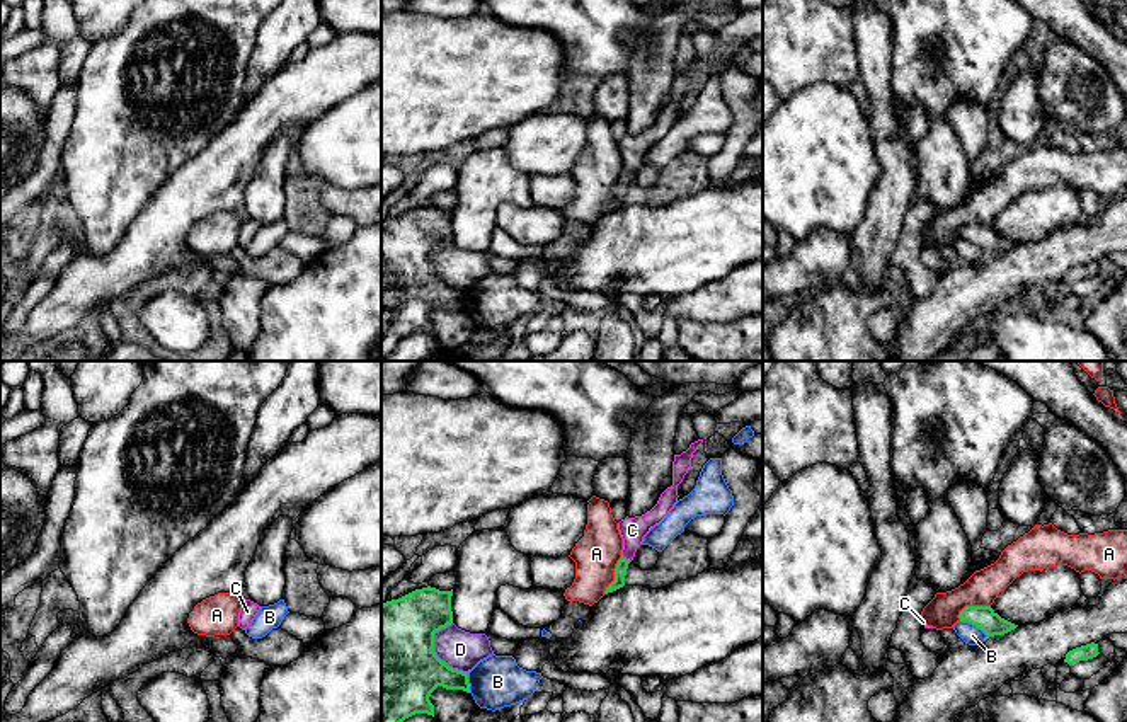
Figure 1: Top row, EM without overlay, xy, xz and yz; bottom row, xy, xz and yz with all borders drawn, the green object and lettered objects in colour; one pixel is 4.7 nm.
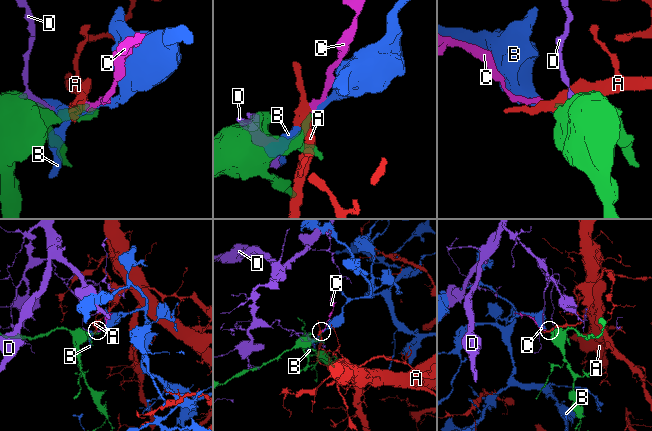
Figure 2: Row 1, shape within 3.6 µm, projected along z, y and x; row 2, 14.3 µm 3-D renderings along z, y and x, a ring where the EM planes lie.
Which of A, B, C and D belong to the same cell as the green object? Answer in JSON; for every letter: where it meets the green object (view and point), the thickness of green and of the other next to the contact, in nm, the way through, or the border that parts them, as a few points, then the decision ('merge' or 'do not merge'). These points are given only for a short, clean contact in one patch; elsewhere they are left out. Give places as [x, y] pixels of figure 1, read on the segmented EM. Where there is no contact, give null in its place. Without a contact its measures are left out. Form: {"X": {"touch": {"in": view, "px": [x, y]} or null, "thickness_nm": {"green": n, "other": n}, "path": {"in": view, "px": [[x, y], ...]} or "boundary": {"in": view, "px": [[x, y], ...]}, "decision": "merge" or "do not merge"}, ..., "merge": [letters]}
{"A": {"touch": {"in": "yz", "px": [972, 607]}, "thickness_nm": {"green": 110, "other": 160}, "boundary": {"in": "yz", "px": [[989, 605], [967, 605], [957, 617]]}, "decision": "do not merge"}, "B": {"touch": {"in": "yz", "px": [974, 624]}, "thickness_nm": {"green": 110, "other": 90}, "decision": "do not merge"}, "C": {"touch": {"in": "xz", "px": [625, 559]}, "thickness_nm": {"green": 60, "other": 120}, "path": {"in": "xz", "px": [[622, 566], [625, 559], [632, 530]]}, "decision": "merge"}, "D": {"touch": {"in": "xz", "px": [434, 653]}, "thickness_nm": {"green": 500, "other": 180}, "decision": "do not merge"}, "merge": ["C"]}

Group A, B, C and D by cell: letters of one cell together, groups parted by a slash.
A / B / C / D

